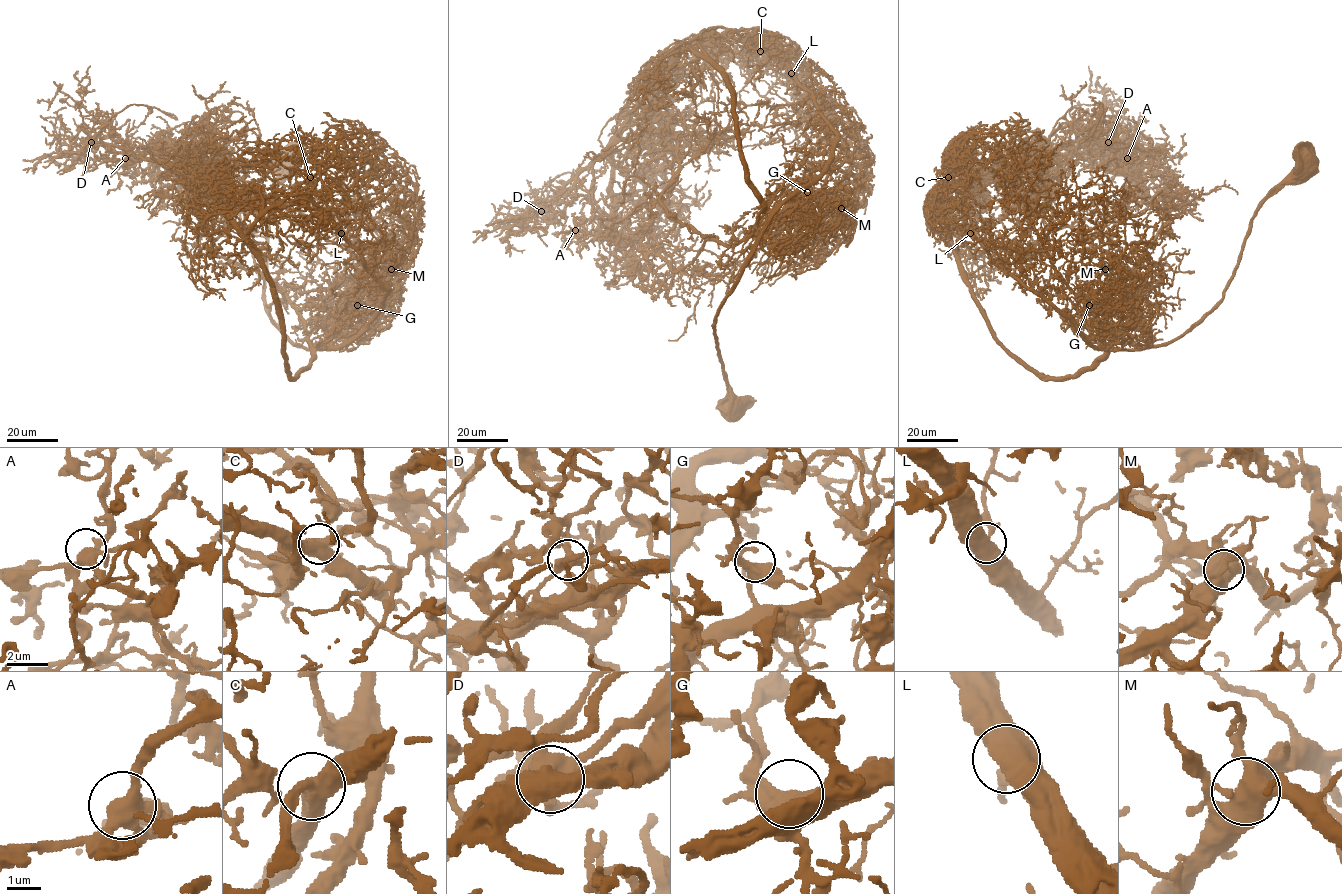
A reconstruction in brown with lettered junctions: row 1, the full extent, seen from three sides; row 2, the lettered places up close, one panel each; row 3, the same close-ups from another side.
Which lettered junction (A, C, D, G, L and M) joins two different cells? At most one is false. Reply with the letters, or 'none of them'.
none of them

